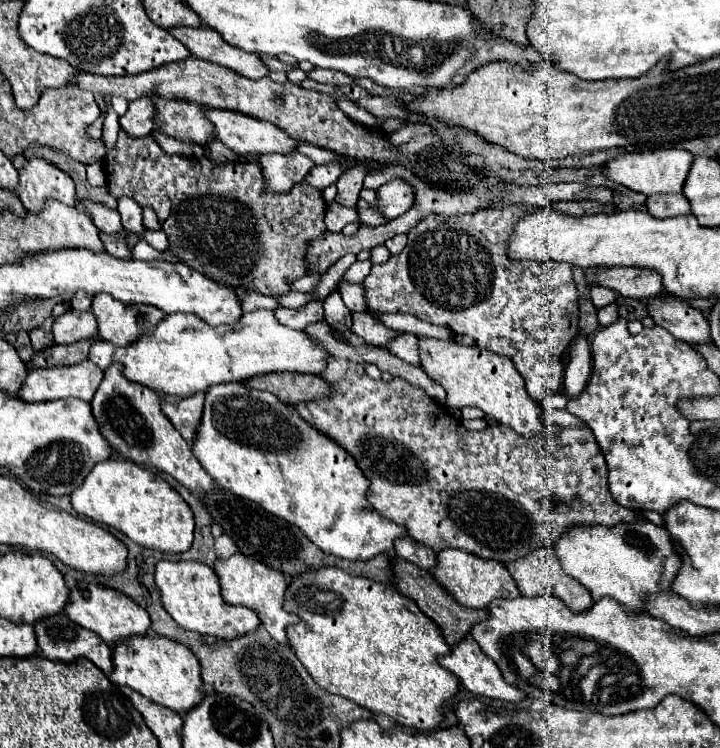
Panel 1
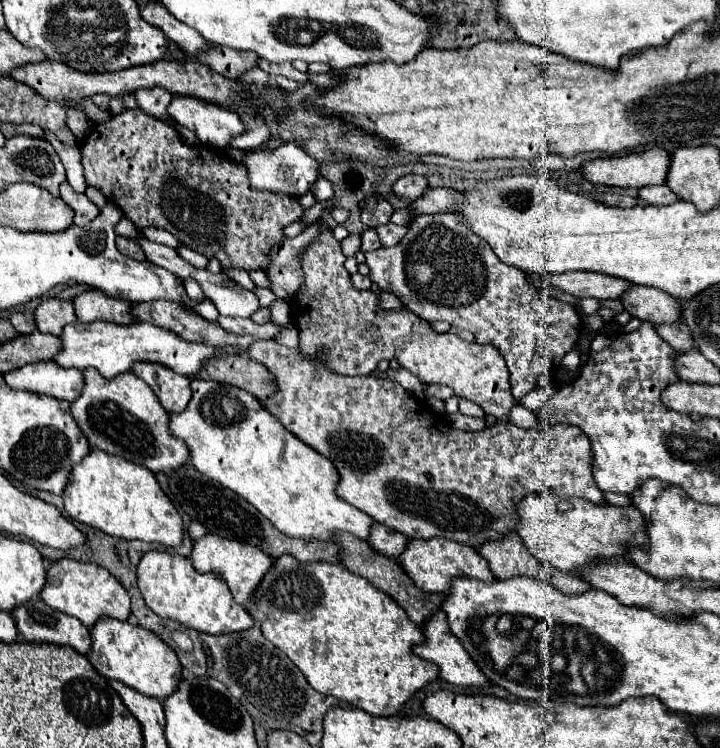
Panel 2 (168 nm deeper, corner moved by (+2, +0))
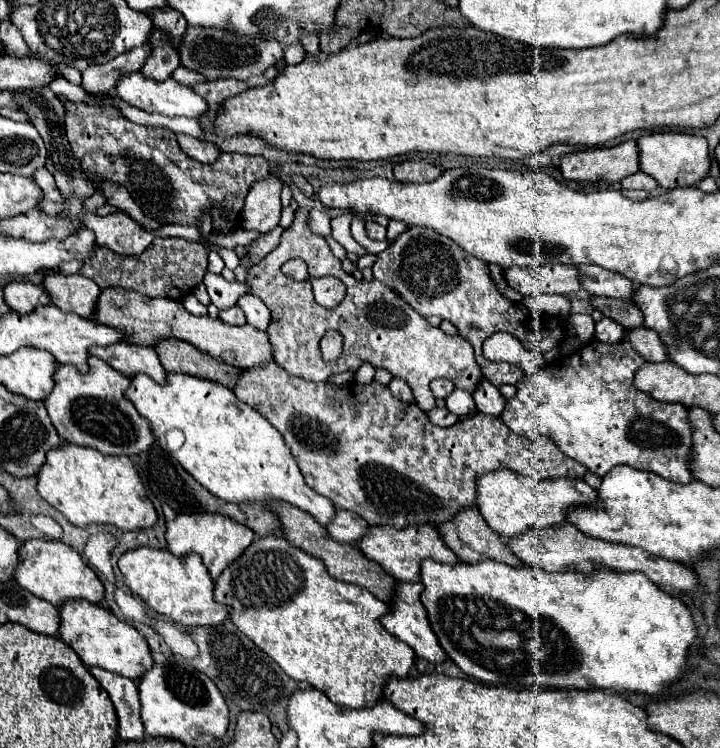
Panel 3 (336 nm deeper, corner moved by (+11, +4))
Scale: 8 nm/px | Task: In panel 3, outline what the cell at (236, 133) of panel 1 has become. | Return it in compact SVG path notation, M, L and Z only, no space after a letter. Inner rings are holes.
M132 72L120 76L116 82L116 96L124 100L126 104L146 110L146 112L160 112L166 116L188 116L188 118L198 118L200 114L206 112L206 100L202 100L190 86L178 84L176 80L148 80L142 72Z

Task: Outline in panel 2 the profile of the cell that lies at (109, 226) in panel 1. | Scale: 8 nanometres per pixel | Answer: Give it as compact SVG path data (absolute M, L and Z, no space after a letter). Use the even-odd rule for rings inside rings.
M63 182L59 190L61 190L61 200L75 210L75 220L73 220L75 224L85 226L99 216L99 208L85 194L75 192L67 182Z

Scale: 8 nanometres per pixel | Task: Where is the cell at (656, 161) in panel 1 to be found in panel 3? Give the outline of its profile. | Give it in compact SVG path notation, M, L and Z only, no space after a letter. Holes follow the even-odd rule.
M626 140L612 148L594 148L560 158L560 172L566 180L604 180L620 182L624 176L638 172L638 144Z

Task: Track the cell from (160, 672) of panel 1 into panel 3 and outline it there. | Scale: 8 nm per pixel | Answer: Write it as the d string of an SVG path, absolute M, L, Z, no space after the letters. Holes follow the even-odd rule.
M78 598L78 600L66 600L58 608L58 612L60 612L60 638L66 644L70 644L74 652L78 652L80 660L86 666L100 666L104 670L128 676L132 680L138 680L140 674L152 668L154 662L144 636L140 636L140 632L128 622L118 620L108 608Z

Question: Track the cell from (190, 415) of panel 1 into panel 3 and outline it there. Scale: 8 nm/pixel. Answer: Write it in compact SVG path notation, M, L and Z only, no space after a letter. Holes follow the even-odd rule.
M120 342L104 348L92 348L90 354L102 358L106 364L110 364L114 370L118 370L124 376L134 376L138 372L144 372L156 382L164 382L166 372L152 346L136 346Z

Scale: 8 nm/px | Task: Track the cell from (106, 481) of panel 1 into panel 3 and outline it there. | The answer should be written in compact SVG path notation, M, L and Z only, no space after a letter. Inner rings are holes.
M64 442L62 448L50 450L44 466L40 466L36 490L50 506L54 506L74 526L112 524L120 530L140 530L140 528L154 526L156 518L158 518L130 458L128 456L104 456L104 454L100 454L92 448L86 448L86 446L76 446L76 444Z

